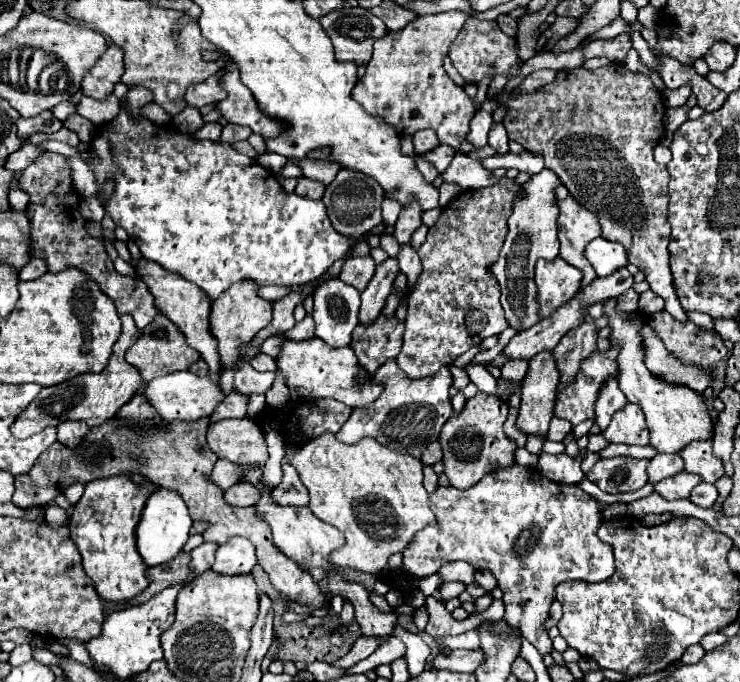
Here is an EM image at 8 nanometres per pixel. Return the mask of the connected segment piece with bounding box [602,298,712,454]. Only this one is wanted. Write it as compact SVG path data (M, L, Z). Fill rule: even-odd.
M602 300L604 316L608 318L610 326L610 344L620 348L618 352L618 384L620 390L626 394L628 402L640 404L648 422L650 430L650 446L658 452L680 452L692 440L706 440L712 436L712 422L704 398L698 392L692 392L688 386L668 384L664 378L652 374L644 364L644 338L640 336L640 328L646 324L644 314L634 312L620 312L618 300Z

